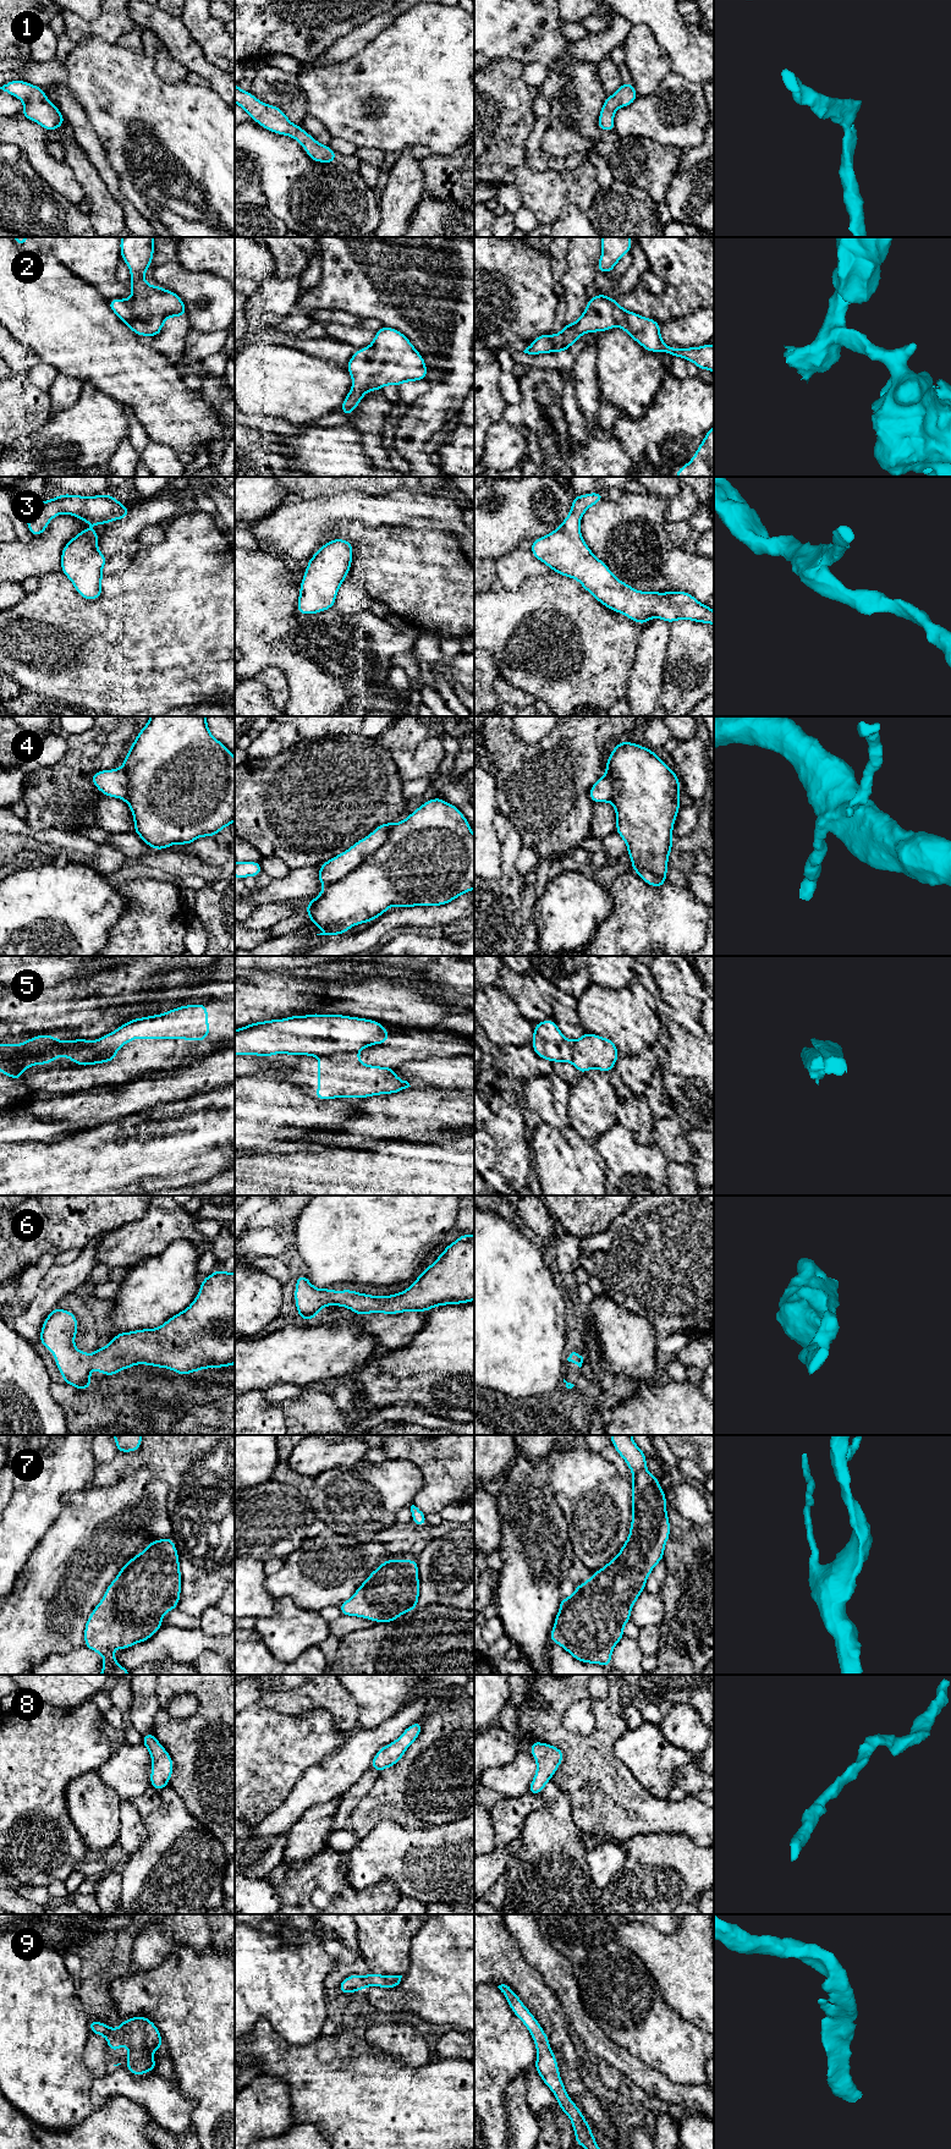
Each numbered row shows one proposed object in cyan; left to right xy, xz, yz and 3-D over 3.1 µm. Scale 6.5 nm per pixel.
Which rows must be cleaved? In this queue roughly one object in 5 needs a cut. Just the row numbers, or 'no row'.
4, 5

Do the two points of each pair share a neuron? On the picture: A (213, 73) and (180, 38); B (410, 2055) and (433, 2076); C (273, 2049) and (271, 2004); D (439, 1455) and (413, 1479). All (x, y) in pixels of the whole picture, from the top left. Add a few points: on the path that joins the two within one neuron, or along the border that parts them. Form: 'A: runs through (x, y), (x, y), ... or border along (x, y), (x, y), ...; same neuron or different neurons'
A: runs through (203, 66), (185, 48); same neuron
B: border along (433, 2056), (419, 2067), (410, 2067), (395, 2057); different neurons
C: border along (247, 2033), (264, 2020), (297, 2046); different neurons
D: border along (395, 1458), (411, 1461), (422, 1474), (413, 1500); different neurons

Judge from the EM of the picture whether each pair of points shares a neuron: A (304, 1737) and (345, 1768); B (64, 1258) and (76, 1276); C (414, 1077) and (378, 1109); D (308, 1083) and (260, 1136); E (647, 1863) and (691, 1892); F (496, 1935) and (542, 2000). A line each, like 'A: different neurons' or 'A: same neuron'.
A: different neurons
B: different neurons
C: different neurons
D: different neurons
E: same neuron
F: same neuron

